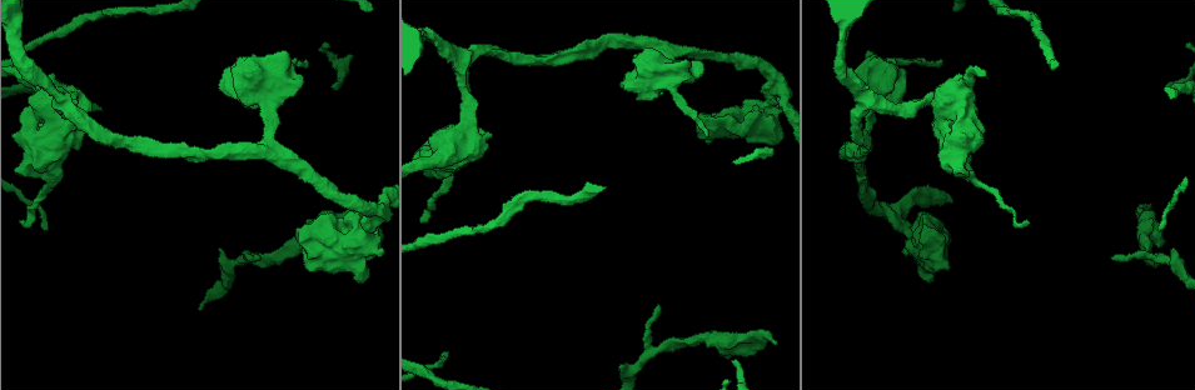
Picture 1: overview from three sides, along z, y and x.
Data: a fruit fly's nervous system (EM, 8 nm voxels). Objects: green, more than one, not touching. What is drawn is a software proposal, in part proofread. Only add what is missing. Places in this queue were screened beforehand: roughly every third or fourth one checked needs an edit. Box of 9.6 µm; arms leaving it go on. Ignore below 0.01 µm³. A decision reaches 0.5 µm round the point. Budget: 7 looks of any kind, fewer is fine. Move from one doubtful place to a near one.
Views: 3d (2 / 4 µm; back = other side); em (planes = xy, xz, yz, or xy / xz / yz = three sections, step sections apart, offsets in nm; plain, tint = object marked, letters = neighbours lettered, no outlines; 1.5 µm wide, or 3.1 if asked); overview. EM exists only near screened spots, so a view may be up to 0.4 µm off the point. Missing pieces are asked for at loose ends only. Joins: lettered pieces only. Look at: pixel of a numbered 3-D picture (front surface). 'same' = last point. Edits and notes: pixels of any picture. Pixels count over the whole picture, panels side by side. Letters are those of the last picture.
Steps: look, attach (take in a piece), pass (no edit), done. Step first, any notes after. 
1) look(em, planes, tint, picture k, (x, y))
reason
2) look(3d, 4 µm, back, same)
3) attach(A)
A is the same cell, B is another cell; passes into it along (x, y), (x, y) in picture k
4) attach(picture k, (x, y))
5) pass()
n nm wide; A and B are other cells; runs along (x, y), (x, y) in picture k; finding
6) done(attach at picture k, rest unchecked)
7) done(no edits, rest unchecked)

look(3d, 4 µm, picture 1, (777, 342))
free end

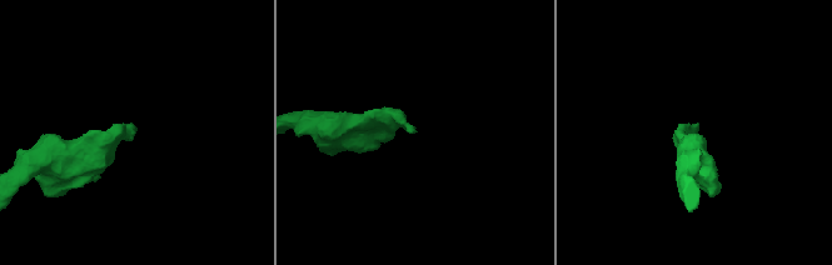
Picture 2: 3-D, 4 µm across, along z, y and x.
look(em, planes, tint, picture 2, (409, 132))

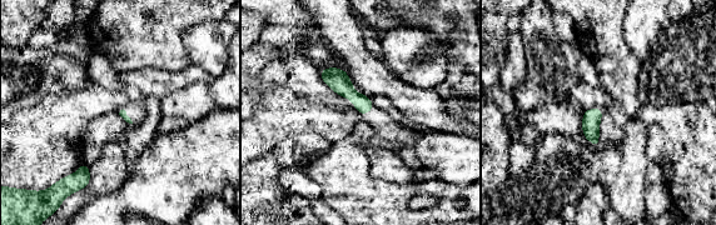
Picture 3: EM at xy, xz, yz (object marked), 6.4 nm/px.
look(em, planes, letters, same)
what lies round it

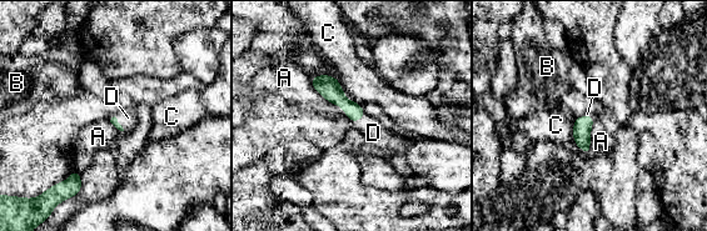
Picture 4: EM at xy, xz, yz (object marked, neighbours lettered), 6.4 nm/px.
attach(D)
D is the same cell, A, B and C are other cells; passes into it along (332, 91), (359, 119), (373, 132) in picture 4; the cell continues

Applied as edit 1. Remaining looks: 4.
look(3d, 4 µm, picture 1, (940, 60))
branch stops here

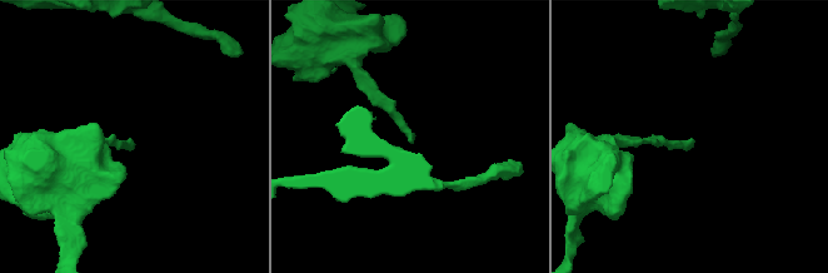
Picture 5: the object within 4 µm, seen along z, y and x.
look(em, xz, step 8, letters, picture 5, (688, 139))

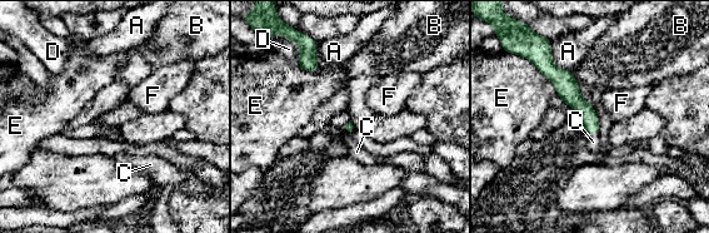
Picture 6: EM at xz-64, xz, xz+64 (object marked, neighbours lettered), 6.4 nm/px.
attach(C)
E touches over 280 nm; C is the same cell, A, B, D, E and F are other cells; passes into it along (589, 119), (594, 133), (593, 142) in picture 6; the cell continues

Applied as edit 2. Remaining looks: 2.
look(3d, 4 µm, picture 1, (88, 111))
branch stops here

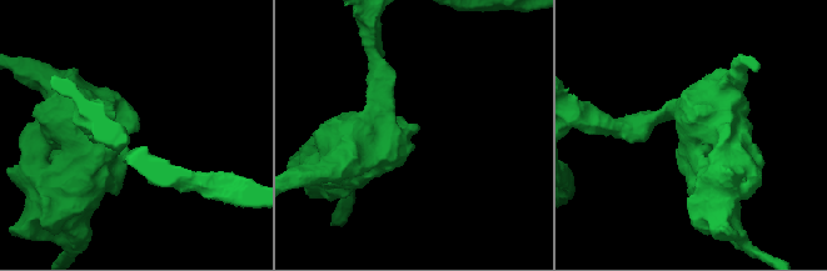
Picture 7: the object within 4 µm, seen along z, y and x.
look(em, planes, letters, picture 7, (136, 127))

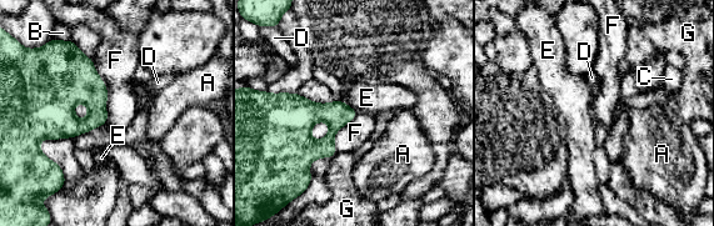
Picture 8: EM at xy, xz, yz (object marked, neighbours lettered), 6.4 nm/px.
pass()
F touches over 440 nm; A, B, C, D, E, F and G are other cells; border along (91, 59), (108, 93), (103, 125) in picture 8; none of them fits

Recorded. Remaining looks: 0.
done(attach at picture 4, attach at picture 6, rest unchecked)

